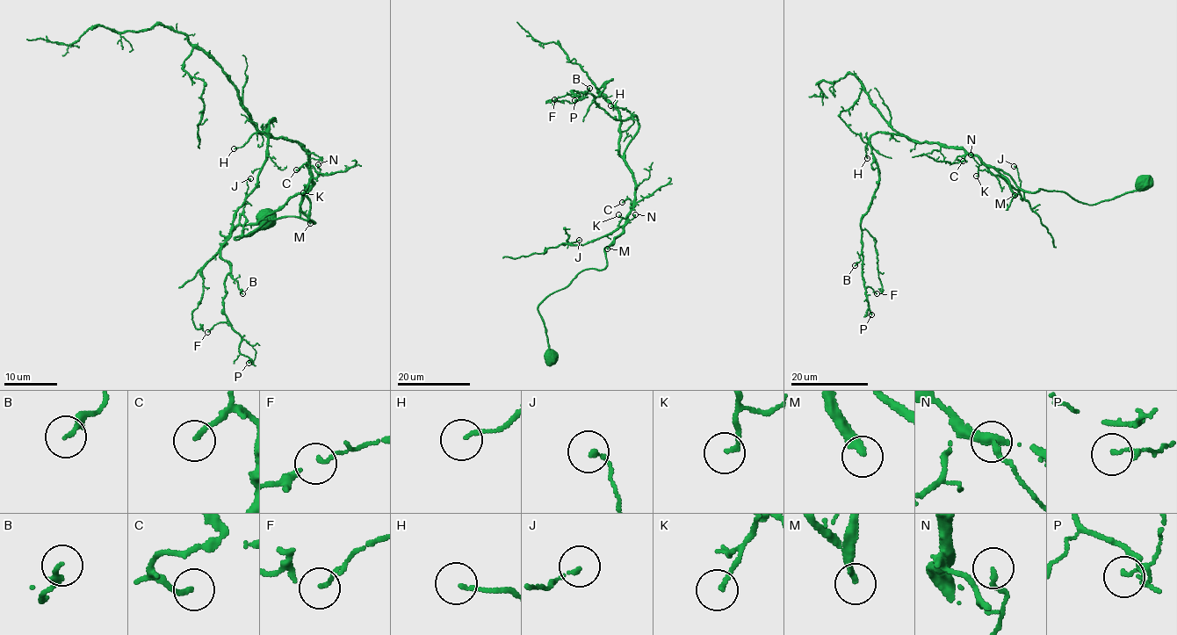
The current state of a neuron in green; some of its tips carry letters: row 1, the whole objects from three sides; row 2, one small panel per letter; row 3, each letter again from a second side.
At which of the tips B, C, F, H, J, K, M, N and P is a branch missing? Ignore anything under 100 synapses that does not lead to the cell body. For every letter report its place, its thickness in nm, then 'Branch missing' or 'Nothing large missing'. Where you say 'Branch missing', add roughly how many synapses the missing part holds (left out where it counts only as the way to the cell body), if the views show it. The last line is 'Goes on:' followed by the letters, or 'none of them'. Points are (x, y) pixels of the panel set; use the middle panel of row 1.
B: Place: (589, 88). Thickness 170 nm. Nothing large missing
C: Place: (622, 202). Thickness 170 nm. Nothing large missing
F: Place: (554, 99). Thickness 90 nm. Nothing large missing
H: Place: (610, 105). Thickness 130 nm. Nothing large missing
J: Place: (579, 240). Thickness 150 nm. Nothing large missing
K: Place: (618, 214). Thickness 160 nm. Nothing large missing
M: Place: (607, 248). Thickness 240 nm. Branch missing. Roughly 300 synapses
N: Place: (635, 214). Thickness 170 nm. Nothing large missing
P: Place: (574, 100). Thickness 100 nm. Nothing large missing
Goes on: M

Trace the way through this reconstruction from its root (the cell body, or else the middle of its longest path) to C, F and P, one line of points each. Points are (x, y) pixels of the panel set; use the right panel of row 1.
C: (1144, 184), (1144, 189), (1088, 205), (1059, 191), (1022, 191), (1008, 175), (975, 155), (958, 155), (963, 161)
F: (1144, 184), (1088, 205), (1022, 191), (963, 149), (875, 133), (879, 184), (860, 227), (863, 285), (877, 293)
P: (1144, 184), (1088, 205), (1059, 191), (1022, 191), (963, 149), (875, 133), (879, 184), (860, 226), (871, 314)

